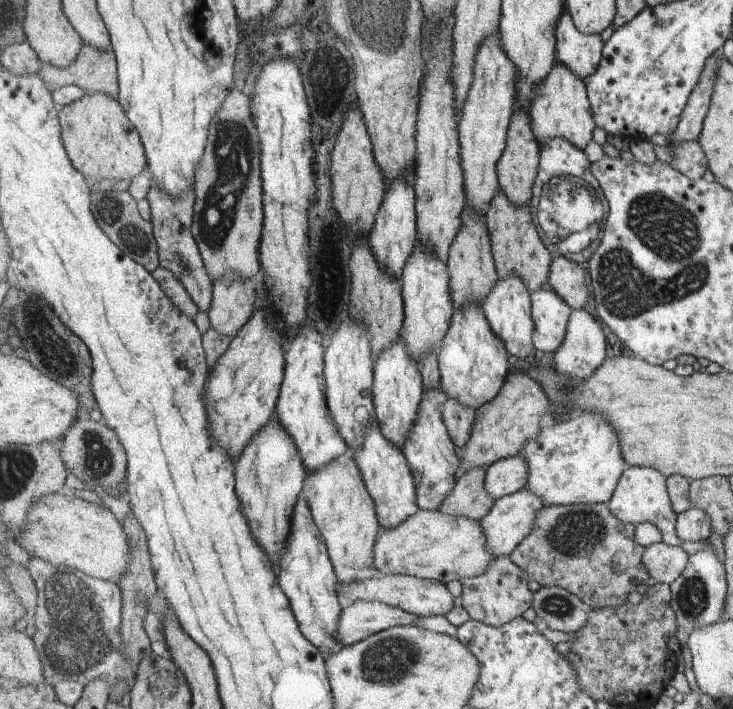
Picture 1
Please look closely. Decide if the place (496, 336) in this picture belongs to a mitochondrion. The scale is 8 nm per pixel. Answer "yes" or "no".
no

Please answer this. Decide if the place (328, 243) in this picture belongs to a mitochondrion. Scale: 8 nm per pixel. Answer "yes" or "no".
yes

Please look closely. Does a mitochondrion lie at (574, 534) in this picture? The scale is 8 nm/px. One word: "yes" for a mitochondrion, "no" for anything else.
yes

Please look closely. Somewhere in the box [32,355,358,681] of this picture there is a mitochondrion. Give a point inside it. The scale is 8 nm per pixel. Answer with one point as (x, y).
(93, 628)

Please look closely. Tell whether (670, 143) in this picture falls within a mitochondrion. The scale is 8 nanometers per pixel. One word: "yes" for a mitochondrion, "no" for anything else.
no

